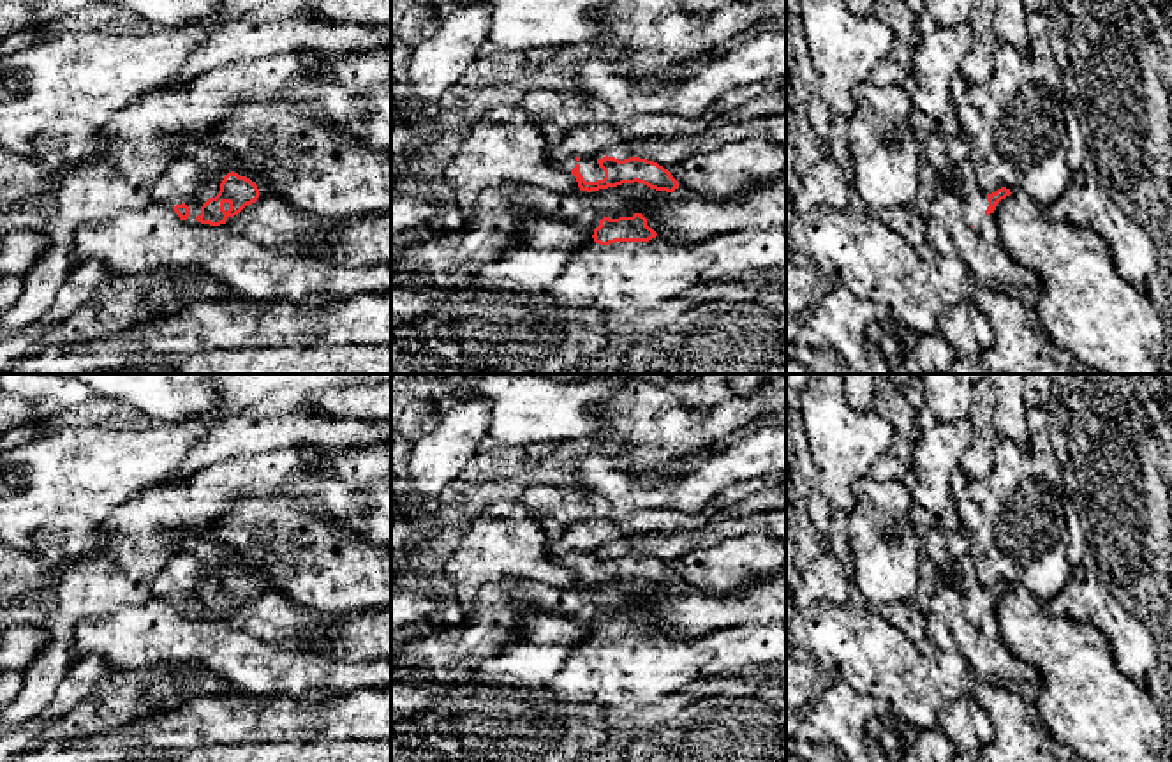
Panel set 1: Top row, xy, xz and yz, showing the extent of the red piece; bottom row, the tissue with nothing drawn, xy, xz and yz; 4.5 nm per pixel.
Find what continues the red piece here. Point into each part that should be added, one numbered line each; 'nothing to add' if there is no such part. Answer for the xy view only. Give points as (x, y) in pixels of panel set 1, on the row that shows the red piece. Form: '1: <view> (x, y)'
1: xy (180, 182)

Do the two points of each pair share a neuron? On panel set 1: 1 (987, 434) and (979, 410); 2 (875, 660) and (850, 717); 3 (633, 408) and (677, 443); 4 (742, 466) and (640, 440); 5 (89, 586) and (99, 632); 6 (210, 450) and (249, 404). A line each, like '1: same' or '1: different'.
1: same
2: different
3: same
4: different
5: different
6: same

